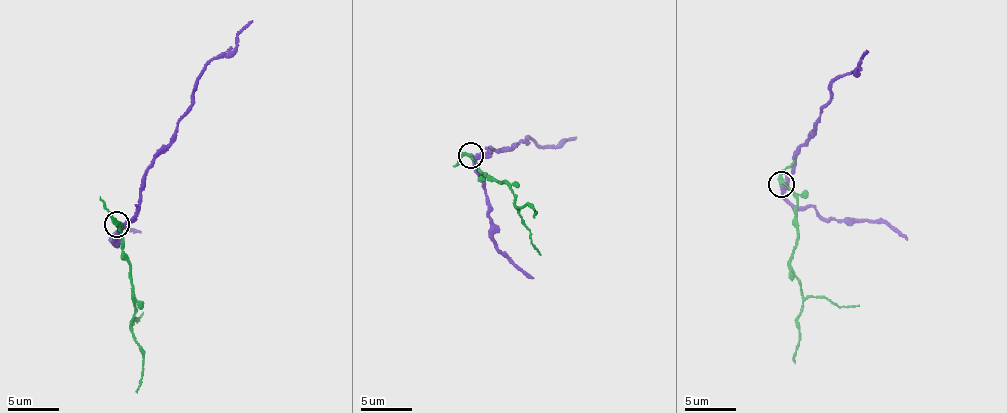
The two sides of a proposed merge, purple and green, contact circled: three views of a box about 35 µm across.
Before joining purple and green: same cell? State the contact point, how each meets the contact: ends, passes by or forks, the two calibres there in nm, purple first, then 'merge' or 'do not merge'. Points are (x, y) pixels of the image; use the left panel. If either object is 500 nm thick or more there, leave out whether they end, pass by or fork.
place (116, 224); purple passes by; green passes by; calibres 260 and 220 nm; do not merge

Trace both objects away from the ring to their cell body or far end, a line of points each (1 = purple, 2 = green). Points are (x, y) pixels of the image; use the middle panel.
1: (471, 156), (527, 144), (526, 139), (556, 146), (575, 139)
2: (471, 156), (488, 179), (509, 186), (516, 208), (531, 206), (537, 214), (533, 217)

